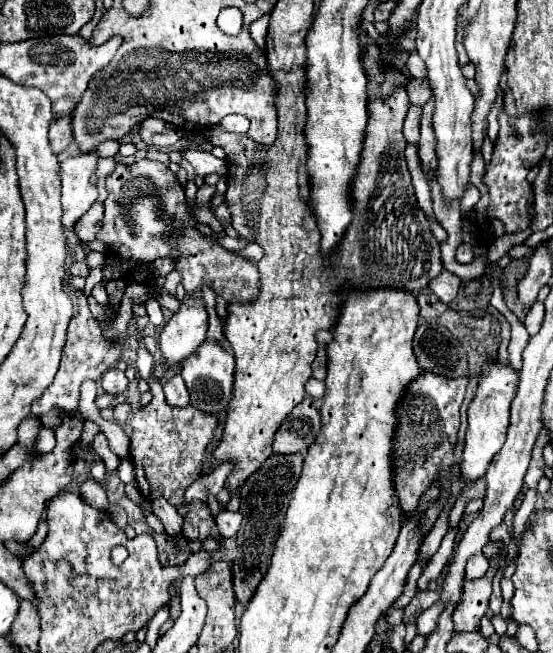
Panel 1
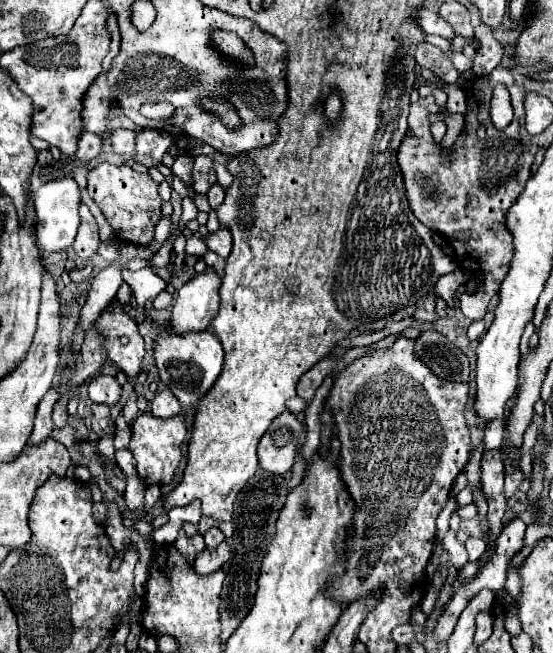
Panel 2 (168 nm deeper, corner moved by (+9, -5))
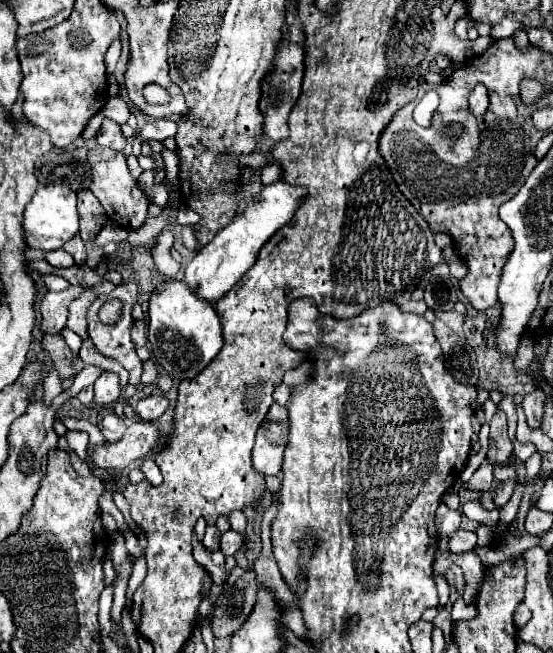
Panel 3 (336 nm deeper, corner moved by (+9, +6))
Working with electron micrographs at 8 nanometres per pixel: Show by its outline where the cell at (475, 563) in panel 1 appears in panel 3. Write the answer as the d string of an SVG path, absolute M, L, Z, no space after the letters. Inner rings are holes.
M441 502L439 508L437 508L437 514L435 514L435 526L437 526L437 530L439 530L439 534L443 538L449 538L461 526L461 512L459 510L451 510L449 506L445 506Z

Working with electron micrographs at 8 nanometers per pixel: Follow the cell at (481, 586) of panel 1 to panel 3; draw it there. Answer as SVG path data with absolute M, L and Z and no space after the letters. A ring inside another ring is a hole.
M501 410L493 416L489 422L491 432L489 432L489 450L487 450L487 460L495 466L499 464L501 468L509 466L509 458L513 454L513 444L507 438L507 418Z

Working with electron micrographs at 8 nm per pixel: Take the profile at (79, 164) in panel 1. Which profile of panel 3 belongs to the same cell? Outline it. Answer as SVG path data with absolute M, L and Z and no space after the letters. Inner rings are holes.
M67 180L51 182L47 186L39 186L37 192L33 194L33 200L25 208L25 242L31 248L41 248L41 250L57 250L61 248L67 240L71 240L79 232L79 214L77 214L77 196L67 184Z

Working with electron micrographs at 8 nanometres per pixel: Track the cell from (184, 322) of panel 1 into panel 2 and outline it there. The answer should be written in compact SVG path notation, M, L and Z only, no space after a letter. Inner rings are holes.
M205 267L203 273L197 273L187 281L177 291L171 327L175 331L205 331L219 311L221 283L223 277L213 267Z

